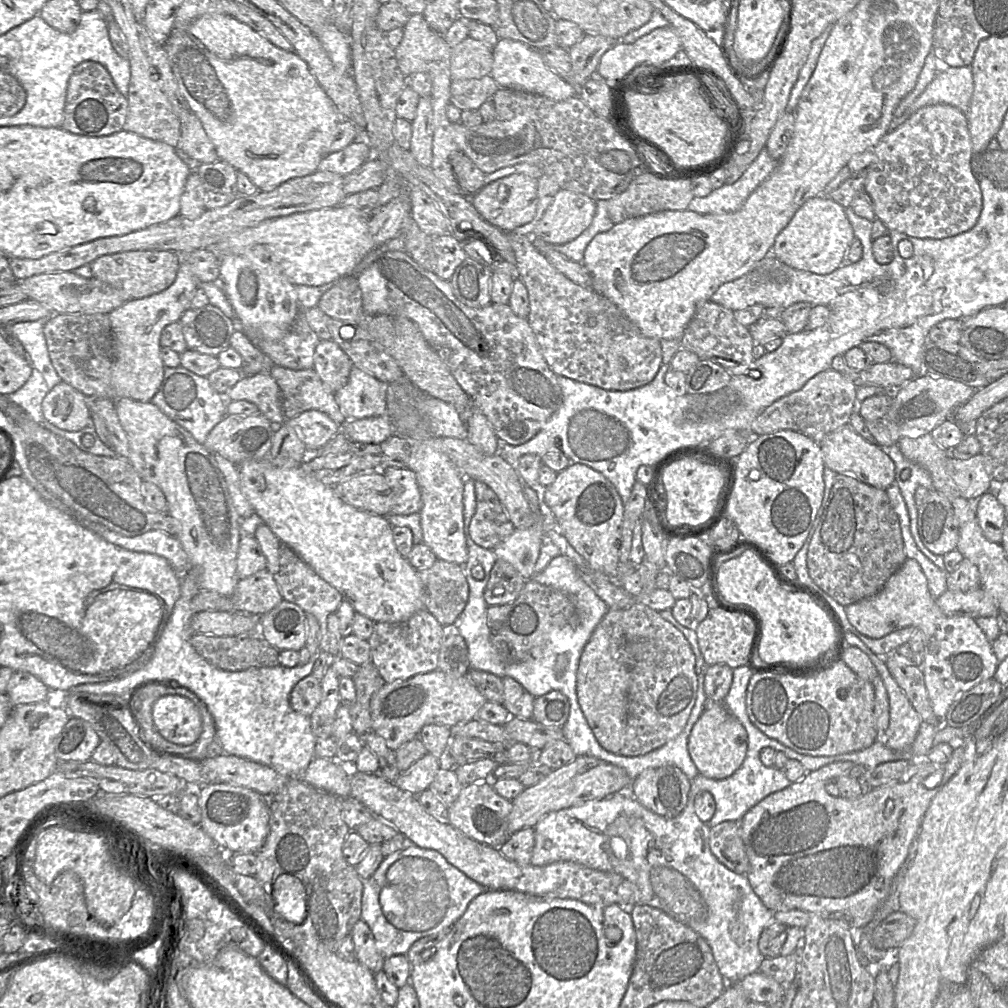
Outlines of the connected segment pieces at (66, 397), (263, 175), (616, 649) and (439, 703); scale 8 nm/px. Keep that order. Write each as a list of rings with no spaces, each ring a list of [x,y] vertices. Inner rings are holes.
[[[61,381],[51,388],[42,401],[42,413],[47,421],[67,431],[79,431],[93,425],[87,397]]]
[[[216,13],[205,14],[194,20],[185,28],[172,29],[163,43],[163,48],[167,53],[179,90],[185,98],[190,111],[200,120],[209,140],[215,147],[219,160],[228,163],[237,171],[246,174],[259,191],[264,192],[274,190],[280,184],[291,178],[309,175],[317,171],[322,158],[329,154],[329,145],[343,117],[334,102],[316,80],[308,64],[295,52],[285,51],[275,46],[250,26],[240,22],[234,17]]]
[[[608,610],[584,647],[576,674],[577,697],[581,710],[599,744],[615,754],[619,754],[624,744],[630,682],[622,614],[623,610]]]
[[[440,670],[417,674],[404,681],[385,683],[371,701],[371,718],[373,732],[381,736],[393,751],[404,743],[416,738],[420,730],[429,724],[454,725],[475,719],[476,714],[487,702],[476,686],[467,676],[454,677]]]

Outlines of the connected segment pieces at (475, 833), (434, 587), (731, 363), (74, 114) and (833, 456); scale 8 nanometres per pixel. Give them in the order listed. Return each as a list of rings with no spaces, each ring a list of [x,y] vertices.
[[[491,781],[478,782],[463,787],[456,801],[448,807],[446,820],[469,838],[500,848],[510,836],[508,819],[511,811],[512,801],[497,794]]]
[[[437,560],[430,568],[416,571],[425,592],[425,608],[442,626],[453,624],[469,598],[463,566]]]
[[[713,301],[702,302],[696,309],[694,316],[684,330],[680,339],[680,347],[694,352],[700,360],[711,360],[723,366],[732,376],[748,375],[749,365],[754,361],[754,341],[748,327],[740,324],[731,309],[725,308]]]
[[[85,61],[75,67],[69,78],[61,127],[75,135],[109,136],[123,130],[127,110],[127,98],[118,91],[106,68],[97,62]]]
[[[849,424],[830,432],[819,445],[825,466],[838,474],[850,474],[868,485],[884,490],[895,482],[895,464],[886,448],[869,443]]]

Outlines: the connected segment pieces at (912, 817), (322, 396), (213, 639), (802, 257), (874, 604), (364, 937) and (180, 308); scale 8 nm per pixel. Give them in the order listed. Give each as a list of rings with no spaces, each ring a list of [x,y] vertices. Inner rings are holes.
[[[964,746],[954,748],[950,760],[945,764],[933,763],[927,759],[927,755],[914,757],[913,759],[910,759],[911,764],[908,770],[898,782],[866,789],[863,795],[856,799],[846,799],[841,796],[834,797],[828,794],[825,789],[828,781],[836,780],[843,775],[848,775],[849,771],[854,766],[854,763],[852,762],[834,762],[825,765],[818,770],[807,772],[804,778],[800,781],[791,783],[788,787],[766,796],[758,804],[753,806],[740,820],[741,836],[750,864],[750,869],[746,876],[752,889],[762,903],[773,912],[800,909],[809,914],[814,913],[841,920],[848,926],[857,928],[866,926],[872,921],[880,905],[891,894],[894,878],[907,858],[911,843],[914,839],[918,839],[925,812],[933,797],[958,772],[963,757]]]
[[[275,365],[269,373],[280,389],[281,411],[286,420],[317,410],[339,425],[345,422],[335,393],[327,389],[313,368],[292,370]]]
[[[194,634],[190,642],[201,657],[224,671],[242,671],[279,665],[279,650],[259,634],[237,636]]]
[[[818,195],[807,200],[794,214],[788,225],[776,236],[771,252],[783,264],[801,271],[829,274],[847,262],[847,252],[854,240],[853,228],[845,208],[828,196]]]
[[[907,558],[876,594],[844,607],[849,622],[870,638],[882,638],[907,626],[913,626],[924,633],[922,671],[931,706],[939,720],[945,719],[958,695],[995,675],[999,661],[992,643],[974,618],[948,616],[941,611],[929,592],[921,566],[914,559]]]
[[[359,919],[351,931],[355,959],[366,966],[373,974],[381,971],[385,958],[375,946],[373,934],[368,925]]]
[[[183,263],[175,281],[167,289],[125,302],[109,313],[114,344],[111,385],[118,398],[127,397],[140,402],[150,402],[156,394],[163,381],[165,368],[160,355],[161,332],[167,325],[179,321],[182,314],[190,308],[198,284],[188,264]]]

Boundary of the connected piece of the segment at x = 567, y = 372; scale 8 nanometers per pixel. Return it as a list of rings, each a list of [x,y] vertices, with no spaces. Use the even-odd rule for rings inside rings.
[[[513,231],[505,232],[509,243],[514,251],[518,269],[518,277],[524,283],[529,299],[529,314],[526,318],[534,335],[540,352],[545,359],[548,367],[557,375],[570,378],[589,385],[594,385],[605,390],[627,391],[644,386],[650,383],[656,376],[662,364],[662,350],[660,340],[643,335],[639,328],[630,321],[625,314],[609,299],[593,291],[591,288],[584,288],[568,279],[565,275],[553,267],[545,258],[544,254],[539,252],[533,244],[533,238],[529,235],[517,234]]]

